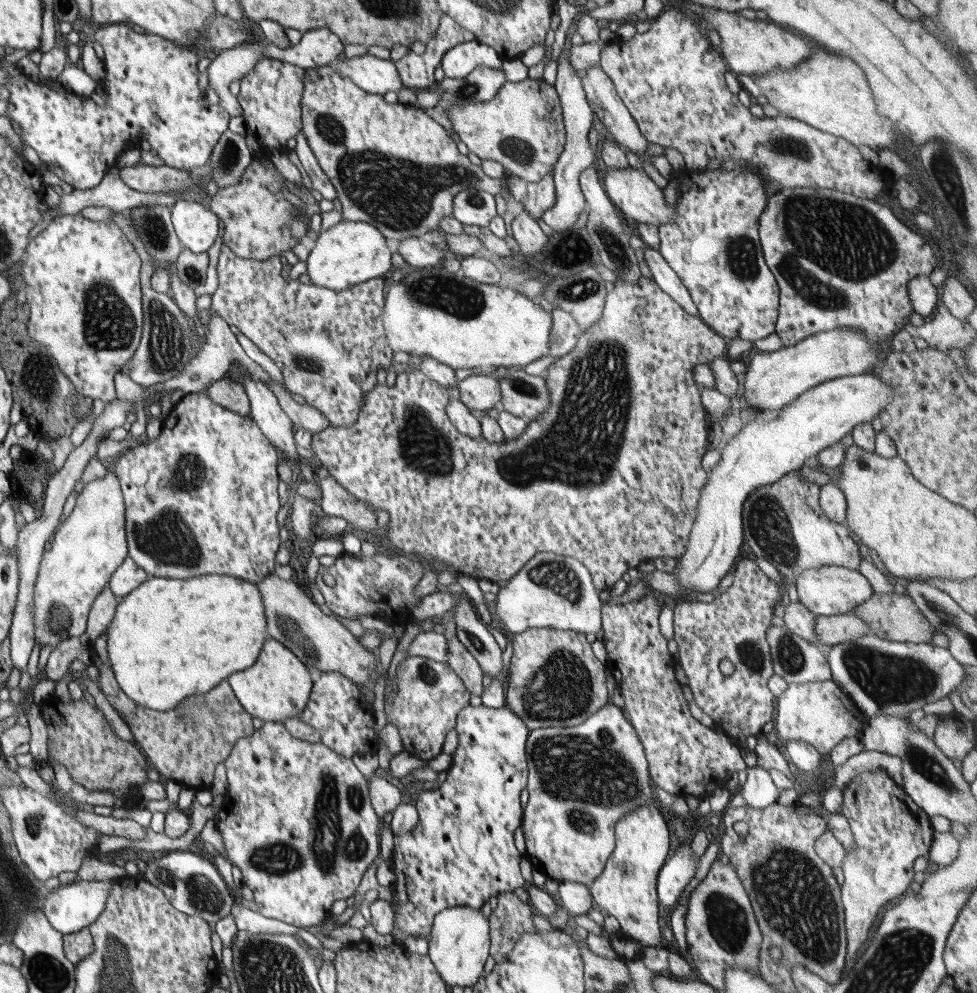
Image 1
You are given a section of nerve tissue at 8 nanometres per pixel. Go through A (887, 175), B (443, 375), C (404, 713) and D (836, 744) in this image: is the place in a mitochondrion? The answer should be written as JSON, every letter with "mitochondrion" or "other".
{"A":"other","B":"other","C":"other","D":"other"}

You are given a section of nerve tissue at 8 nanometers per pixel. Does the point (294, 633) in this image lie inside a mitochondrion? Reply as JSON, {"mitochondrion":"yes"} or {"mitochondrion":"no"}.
{"mitochondrion":"yes"}

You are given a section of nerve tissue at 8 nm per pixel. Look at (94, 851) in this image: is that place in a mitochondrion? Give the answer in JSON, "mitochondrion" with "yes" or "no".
{"mitochondrion":"no"}

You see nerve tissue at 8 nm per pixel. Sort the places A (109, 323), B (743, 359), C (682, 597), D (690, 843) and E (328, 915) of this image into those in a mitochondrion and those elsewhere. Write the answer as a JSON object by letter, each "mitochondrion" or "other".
{"A":"mitochondrion","B":"other","C":"other","D":"other","E":"other"}

